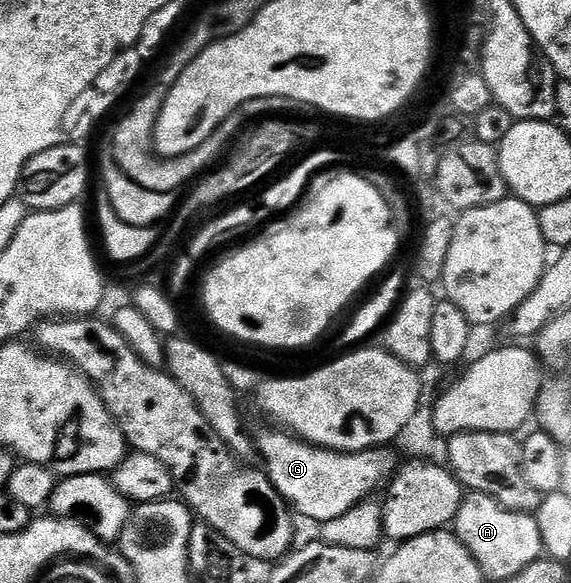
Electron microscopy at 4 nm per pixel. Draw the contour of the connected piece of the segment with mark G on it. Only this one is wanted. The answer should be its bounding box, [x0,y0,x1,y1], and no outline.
[256,427,400,523]

